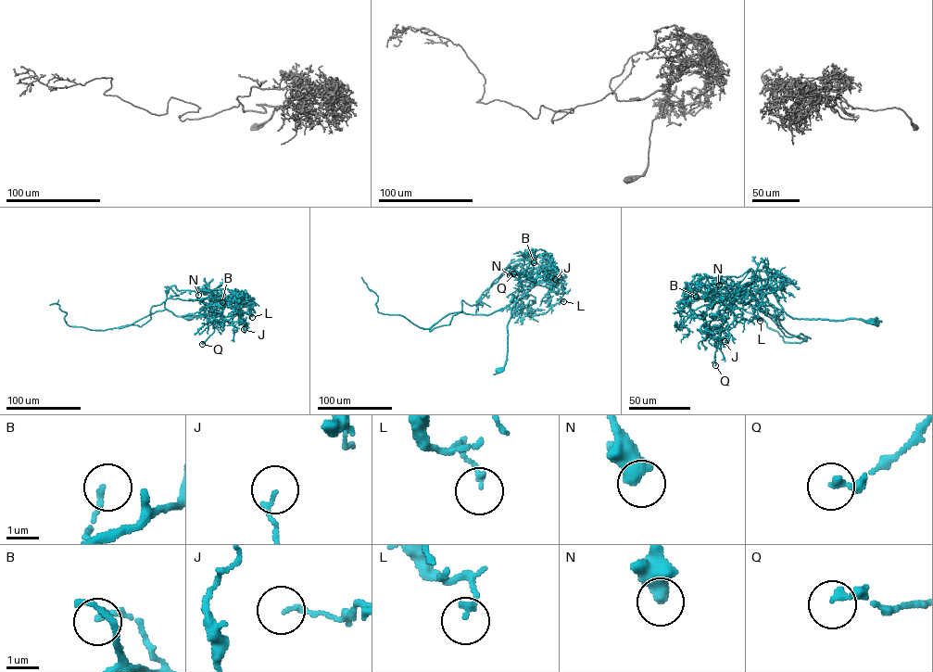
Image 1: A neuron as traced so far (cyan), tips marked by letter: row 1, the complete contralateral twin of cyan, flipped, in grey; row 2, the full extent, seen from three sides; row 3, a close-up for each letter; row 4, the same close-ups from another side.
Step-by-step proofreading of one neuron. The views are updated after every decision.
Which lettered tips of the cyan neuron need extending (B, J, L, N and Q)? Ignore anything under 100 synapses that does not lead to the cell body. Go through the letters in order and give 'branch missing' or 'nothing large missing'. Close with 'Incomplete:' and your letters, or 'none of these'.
B: nothing large missing
J: nothing large missing
L: nothing large missing
N: nothing large missing
Q: nothing large missing
Incomplete: none of these

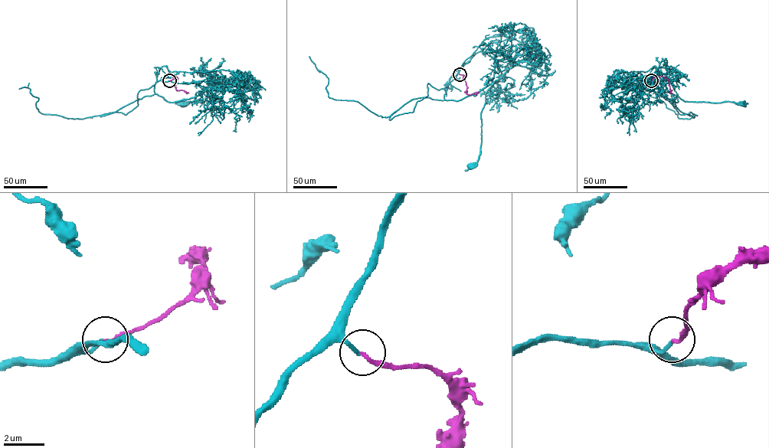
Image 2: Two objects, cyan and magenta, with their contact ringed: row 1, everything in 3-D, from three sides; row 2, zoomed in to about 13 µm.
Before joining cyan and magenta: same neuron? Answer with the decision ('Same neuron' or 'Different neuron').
Different neuron

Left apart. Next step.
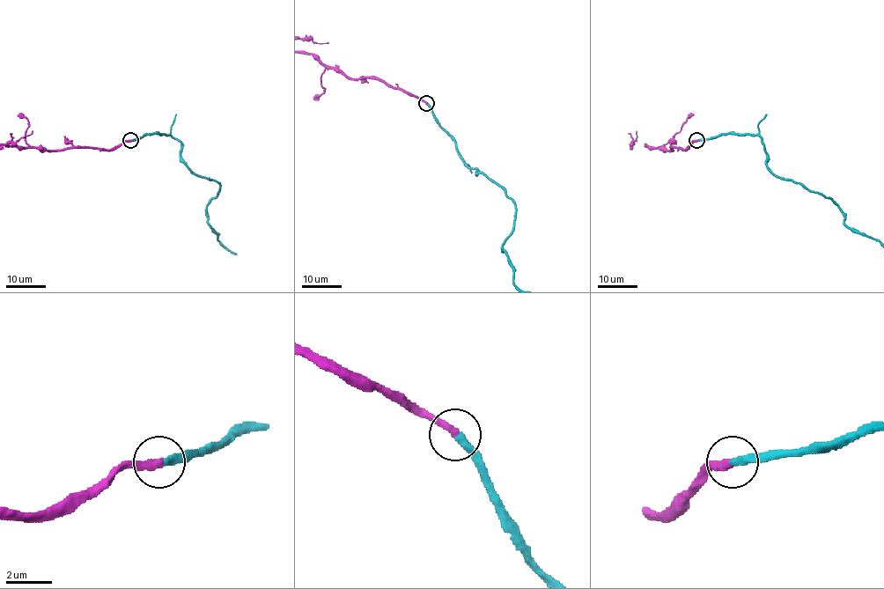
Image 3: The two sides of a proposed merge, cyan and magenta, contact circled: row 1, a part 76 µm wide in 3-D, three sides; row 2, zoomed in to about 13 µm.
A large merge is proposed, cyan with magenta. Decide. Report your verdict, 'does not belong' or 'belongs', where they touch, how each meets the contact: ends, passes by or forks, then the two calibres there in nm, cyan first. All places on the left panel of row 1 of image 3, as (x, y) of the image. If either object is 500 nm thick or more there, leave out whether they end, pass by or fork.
belongs; at (130, 140); cyan ends there; magenta ends there; 320 nm thick on the cyan side, 340 nm on the other

